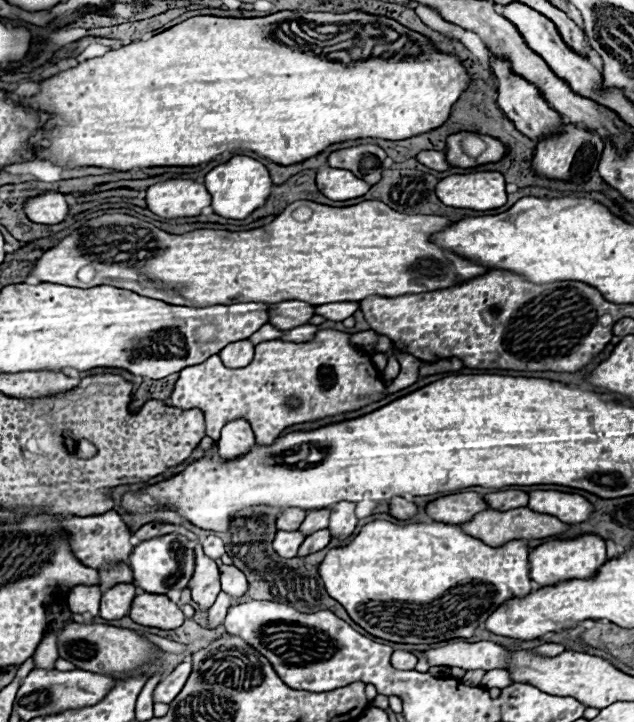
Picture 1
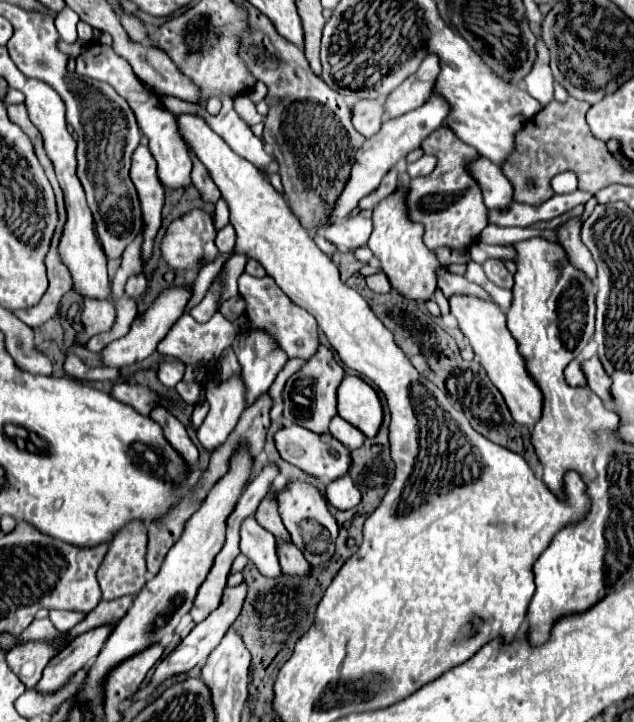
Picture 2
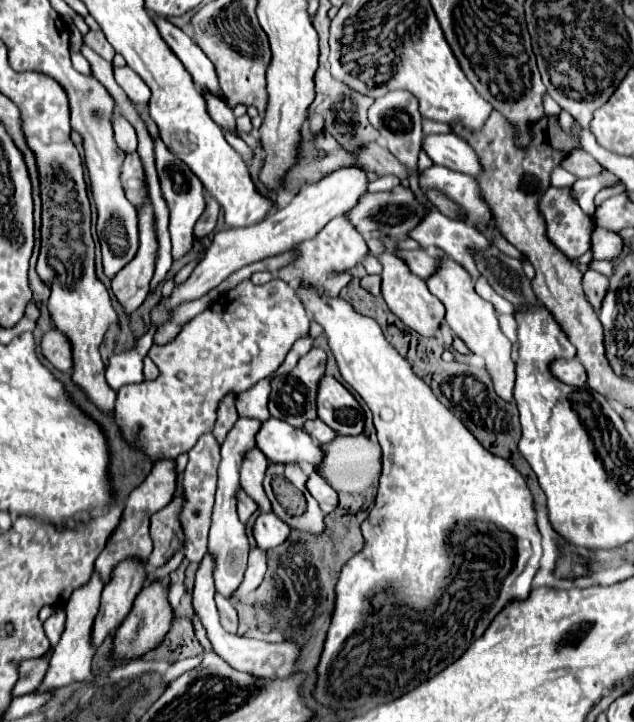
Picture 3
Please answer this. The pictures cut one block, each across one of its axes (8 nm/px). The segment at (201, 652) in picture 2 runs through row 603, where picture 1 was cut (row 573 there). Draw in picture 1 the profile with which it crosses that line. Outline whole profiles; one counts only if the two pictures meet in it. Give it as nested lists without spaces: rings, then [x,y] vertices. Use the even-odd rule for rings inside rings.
[[[220,564],[220,578],[222,578],[222,592],[230,594],[232,598],[246,596],[248,582],[246,582],[246,576],[236,566]]]

